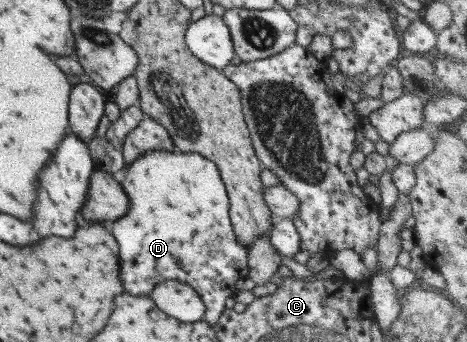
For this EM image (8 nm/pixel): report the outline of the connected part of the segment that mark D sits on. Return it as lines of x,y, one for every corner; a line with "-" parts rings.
147,150
143,152
140,158
136,158
136,162
132,162
130,166
125,166
124,180
121,182
121,187
129,198
129,209
124,216
115,220
112,228
112,235
119,246
119,265
120,265
120,282
124,286
126,292
136,294
136,296
150,297
150,293
163,280
180,280
188,283
198,294
199,299
205,304
204,319
208,324
215,325
218,319
222,316
223,310
226,309
226,300
233,297
238,290
236,289
236,282
240,278
244,278
249,273
247,247
245,247
239,239
235,236
234,228
232,226
229,215
229,198
224,181
221,179
220,171
214,162
204,158
204,155
195,152
182,152
180,150
163,151
163,150

